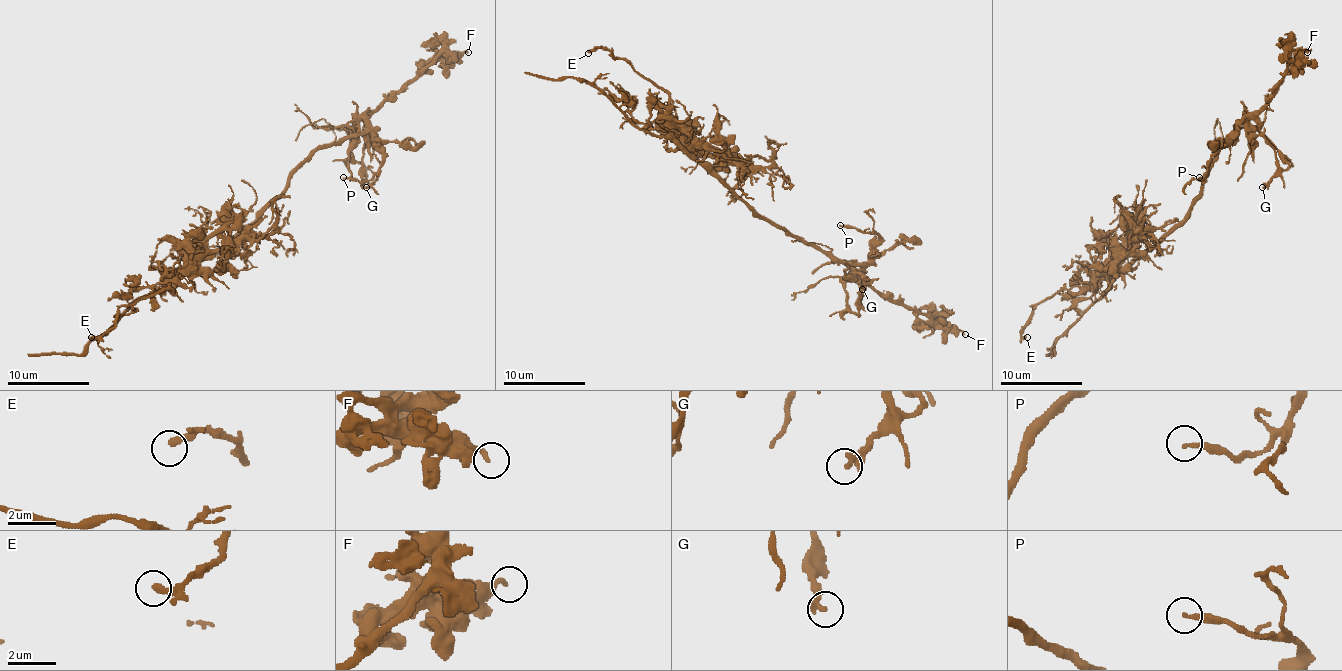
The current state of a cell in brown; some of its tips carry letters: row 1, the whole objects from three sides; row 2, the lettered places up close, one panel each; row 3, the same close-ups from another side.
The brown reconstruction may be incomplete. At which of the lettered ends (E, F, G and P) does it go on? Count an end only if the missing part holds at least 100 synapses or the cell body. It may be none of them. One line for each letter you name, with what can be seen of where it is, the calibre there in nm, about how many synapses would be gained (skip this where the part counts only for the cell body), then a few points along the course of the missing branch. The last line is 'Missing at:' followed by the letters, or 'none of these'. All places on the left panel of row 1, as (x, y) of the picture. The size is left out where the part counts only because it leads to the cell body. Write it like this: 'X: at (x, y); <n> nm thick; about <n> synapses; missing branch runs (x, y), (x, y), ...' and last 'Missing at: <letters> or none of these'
Missing at: none of these

